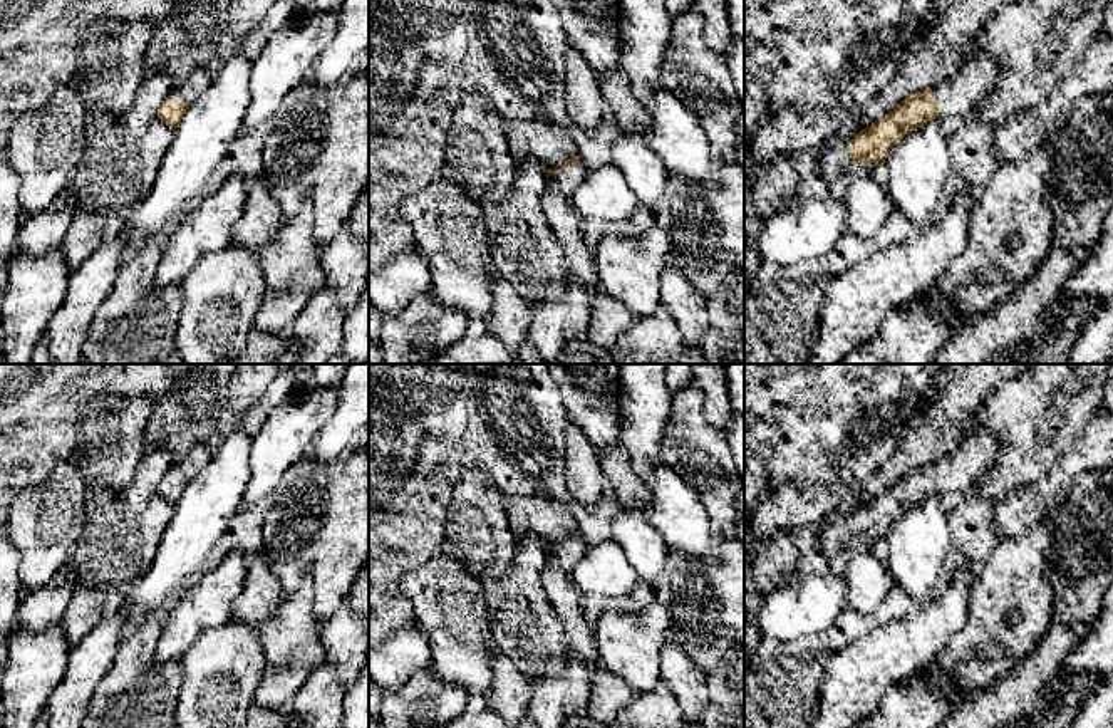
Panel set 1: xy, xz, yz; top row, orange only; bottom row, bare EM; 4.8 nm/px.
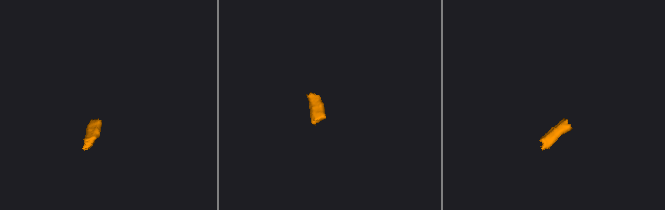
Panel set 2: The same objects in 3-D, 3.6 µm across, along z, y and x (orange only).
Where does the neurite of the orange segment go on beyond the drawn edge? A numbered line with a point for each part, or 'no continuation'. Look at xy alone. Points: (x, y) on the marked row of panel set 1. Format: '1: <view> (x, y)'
1: xy (198, 81)

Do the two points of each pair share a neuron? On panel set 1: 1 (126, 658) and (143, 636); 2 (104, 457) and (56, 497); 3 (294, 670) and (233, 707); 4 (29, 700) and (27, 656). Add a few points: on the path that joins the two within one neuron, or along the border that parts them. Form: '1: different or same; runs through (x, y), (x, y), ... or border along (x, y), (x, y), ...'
1: same; runs through (131, 653), (141, 641)
2: different; border along (79, 465), (84, 468)
3: different; border along (264, 646), (264, 671), (258, 685)
4: same; runs through (29, 690), (29, 666)

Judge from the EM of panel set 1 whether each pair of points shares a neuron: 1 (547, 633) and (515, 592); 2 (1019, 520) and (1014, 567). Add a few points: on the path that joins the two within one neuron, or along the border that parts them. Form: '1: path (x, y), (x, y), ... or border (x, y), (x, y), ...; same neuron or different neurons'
1: path (537, 623), (520, 603); same neuron
2: border (1051, 514), (1041, 515), (1019, 534), (1003, 537); different neurons

